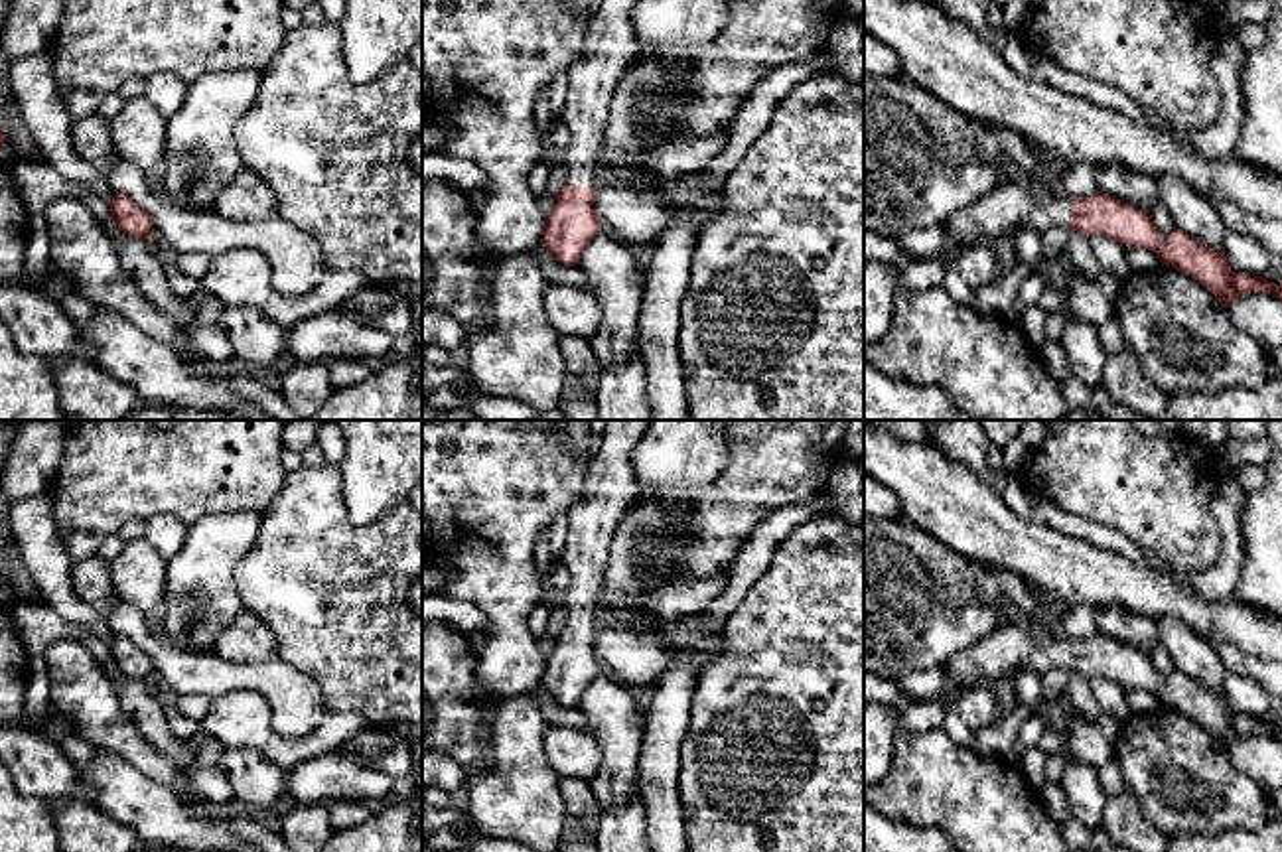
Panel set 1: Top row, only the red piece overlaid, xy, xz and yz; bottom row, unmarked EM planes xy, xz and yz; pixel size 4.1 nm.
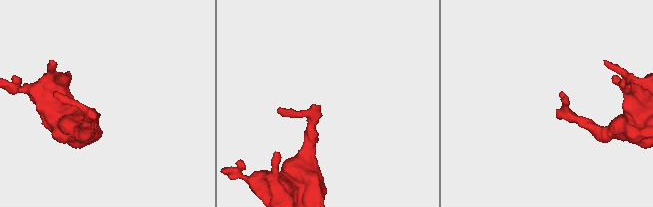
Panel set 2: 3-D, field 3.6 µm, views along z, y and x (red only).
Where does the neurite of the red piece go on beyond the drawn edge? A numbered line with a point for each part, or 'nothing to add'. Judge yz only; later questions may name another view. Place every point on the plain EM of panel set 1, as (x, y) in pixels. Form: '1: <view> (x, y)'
1: yz (1000, 653)

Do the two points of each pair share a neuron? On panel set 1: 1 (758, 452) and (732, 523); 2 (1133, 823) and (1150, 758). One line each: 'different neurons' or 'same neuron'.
1: same neuron
2: different neurons

